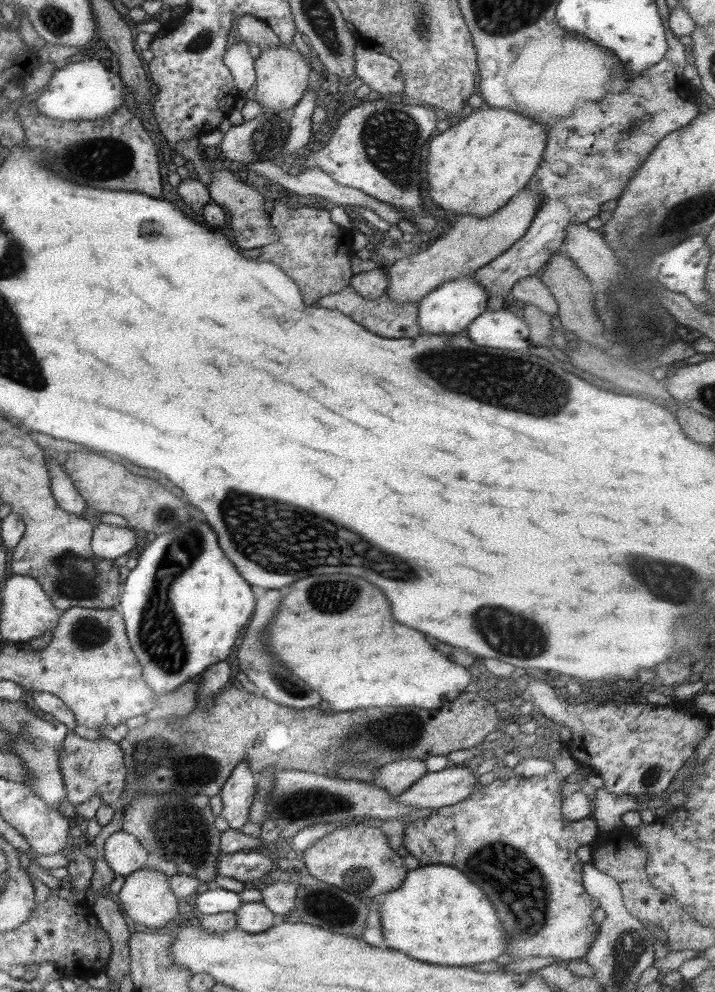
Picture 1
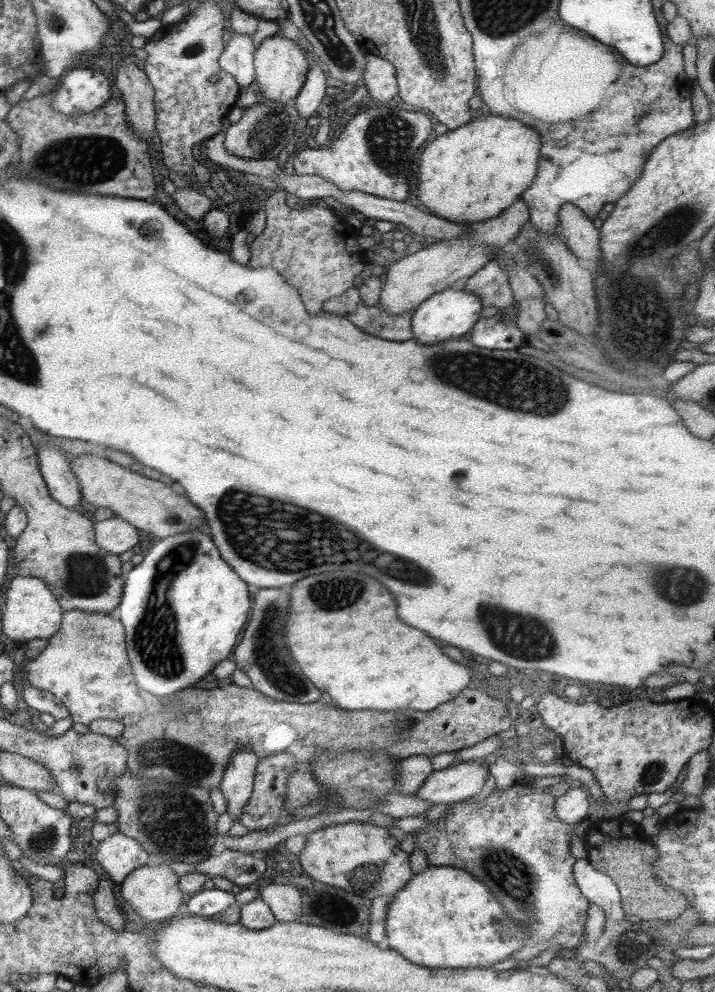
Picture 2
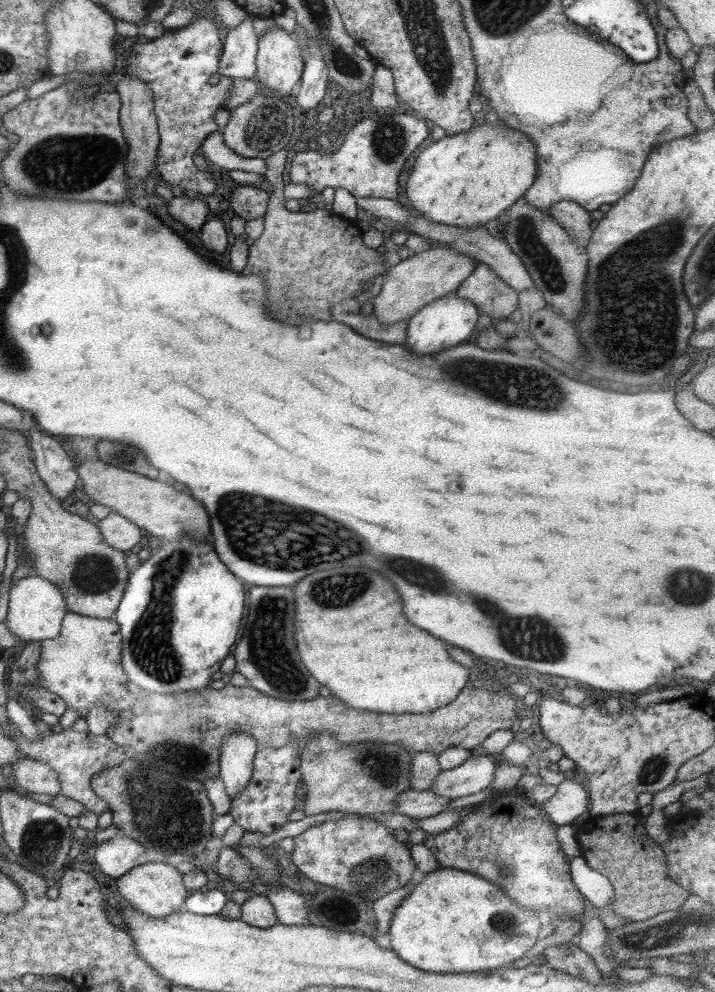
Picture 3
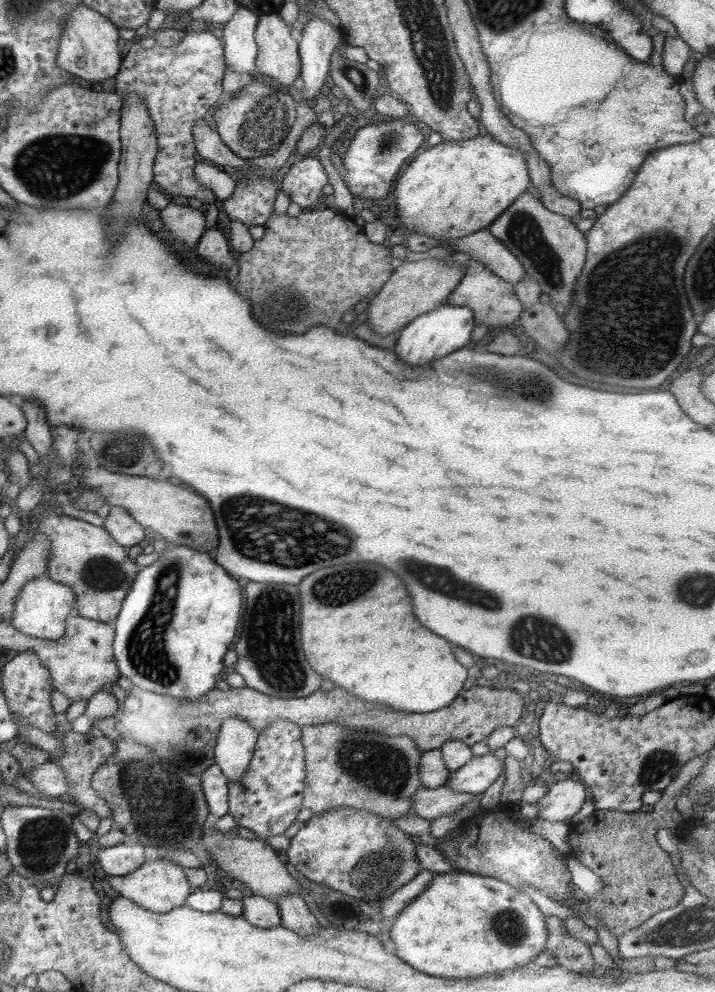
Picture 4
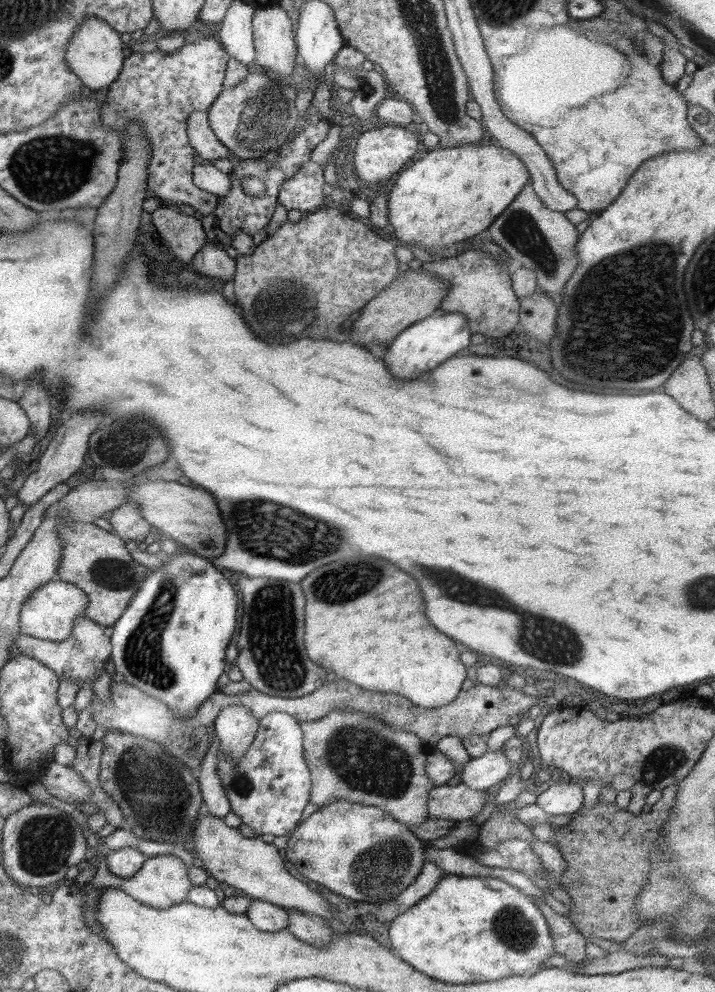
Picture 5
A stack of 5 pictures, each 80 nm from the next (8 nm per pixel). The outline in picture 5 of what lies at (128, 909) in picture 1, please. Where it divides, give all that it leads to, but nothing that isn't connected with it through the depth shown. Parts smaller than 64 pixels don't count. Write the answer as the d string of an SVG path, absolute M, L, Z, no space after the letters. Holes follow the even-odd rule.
M105 848L100 851L96 873L90 880L90 886L119 887L124 893L132 896L137 902L151 908L164 909L186 900L186 894L192 887L188 877L188 866L172 854L156 855L145 858L141 868L131 878L119 878L111 874L107 868Z

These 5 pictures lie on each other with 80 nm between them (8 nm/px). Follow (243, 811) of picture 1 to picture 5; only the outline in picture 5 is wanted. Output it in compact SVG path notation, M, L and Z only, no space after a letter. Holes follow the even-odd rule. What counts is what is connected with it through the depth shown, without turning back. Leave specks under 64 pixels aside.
M227 706L219 710L219 716L213 720L213 732L219 740L217 750L227 756L227 760L236 763L245 754L253 742L258 720L247 712L245 706Z

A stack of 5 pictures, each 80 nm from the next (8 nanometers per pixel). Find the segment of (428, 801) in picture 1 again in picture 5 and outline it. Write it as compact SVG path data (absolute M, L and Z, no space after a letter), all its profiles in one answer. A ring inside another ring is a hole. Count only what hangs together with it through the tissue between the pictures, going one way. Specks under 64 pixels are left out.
M502 750L486 751L483 756L473 758L461 768L457 780L475 790L492 790L508 777L511 761L507 760Z

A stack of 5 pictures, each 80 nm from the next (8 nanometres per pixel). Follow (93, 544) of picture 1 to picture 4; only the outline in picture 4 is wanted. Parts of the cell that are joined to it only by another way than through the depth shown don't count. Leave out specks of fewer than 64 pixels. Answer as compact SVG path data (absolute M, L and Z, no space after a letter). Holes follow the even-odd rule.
M110 507L102 526L108 535L125 548L141 542L146 534L141 526L123 507Z

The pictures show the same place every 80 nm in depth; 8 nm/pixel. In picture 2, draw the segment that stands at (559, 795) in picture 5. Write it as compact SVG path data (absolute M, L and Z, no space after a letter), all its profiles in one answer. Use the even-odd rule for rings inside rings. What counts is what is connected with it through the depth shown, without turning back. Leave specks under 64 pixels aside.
M571 782L563 795L554 798L553 809L559 823L573 825L585 820L592 808L588 803L588 794L579 788L579 784Z

